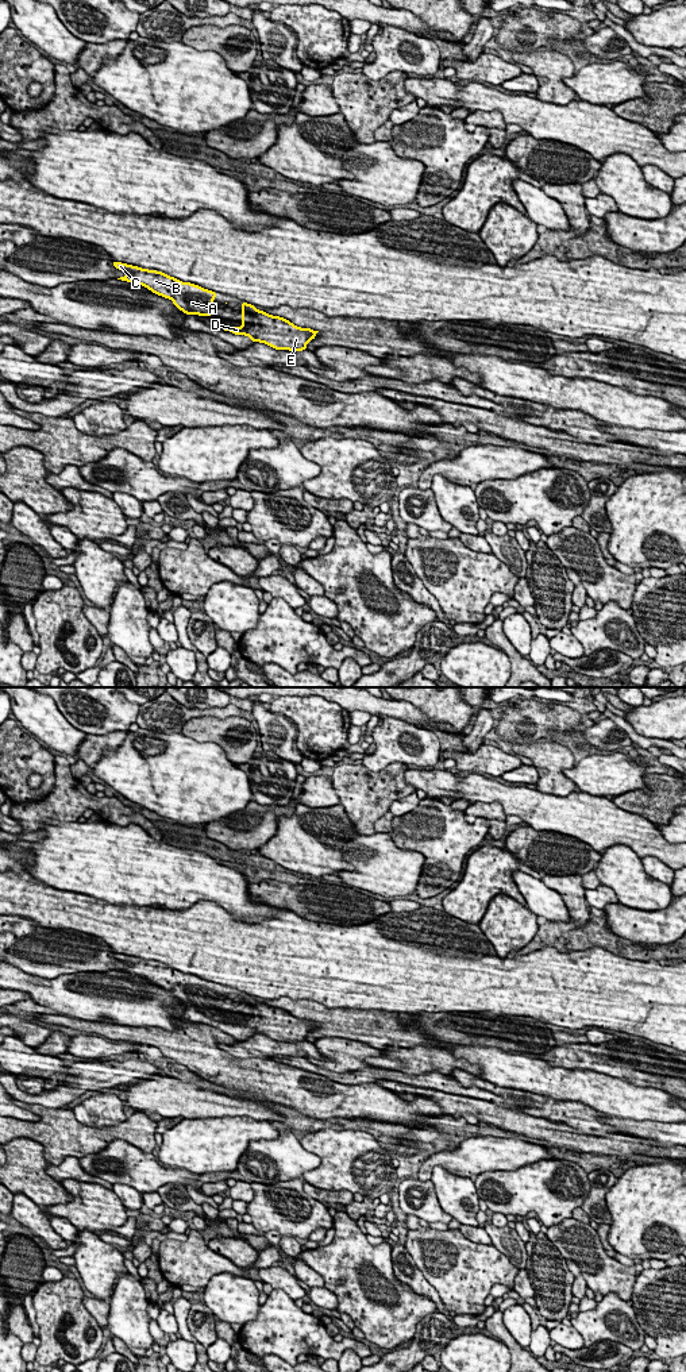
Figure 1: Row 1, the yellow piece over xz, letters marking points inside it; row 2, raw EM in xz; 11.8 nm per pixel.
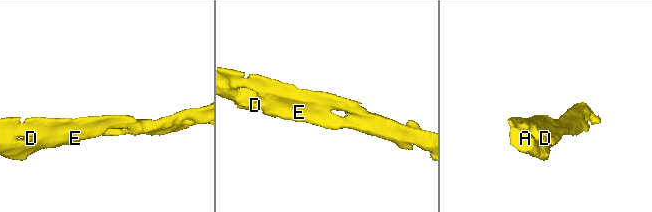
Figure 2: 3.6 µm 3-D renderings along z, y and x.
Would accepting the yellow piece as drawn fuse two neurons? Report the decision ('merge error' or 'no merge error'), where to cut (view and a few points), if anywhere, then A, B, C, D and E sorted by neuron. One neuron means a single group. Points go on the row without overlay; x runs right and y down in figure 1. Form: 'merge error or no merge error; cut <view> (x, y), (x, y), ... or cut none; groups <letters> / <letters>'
no merge error; cut none; groups A B C D E

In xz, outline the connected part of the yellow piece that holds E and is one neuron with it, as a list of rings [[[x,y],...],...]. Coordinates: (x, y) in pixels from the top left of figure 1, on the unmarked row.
[[[242,993],[242,1018],[227,1018],[235,1026],[250,1028],[251,1033],[259,1033],[275,1041],[302,1043],[307,1034],[316,1029],[319,1022],[301,1020],[289,1011],[258,1002],[254,997]]]

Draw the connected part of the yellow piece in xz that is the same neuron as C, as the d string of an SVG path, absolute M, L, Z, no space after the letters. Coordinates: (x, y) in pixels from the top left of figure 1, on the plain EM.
M112 953L112 957L127 967L117 971L132 976L146 978L153 984L169 990L185 1006L212 1007L216 983L204 980L190 974L182 974L163 963L140 960L122 953Z

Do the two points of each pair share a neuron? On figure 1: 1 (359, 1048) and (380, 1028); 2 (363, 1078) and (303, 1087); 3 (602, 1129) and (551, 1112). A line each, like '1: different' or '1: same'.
1: different
2: different
3: same

